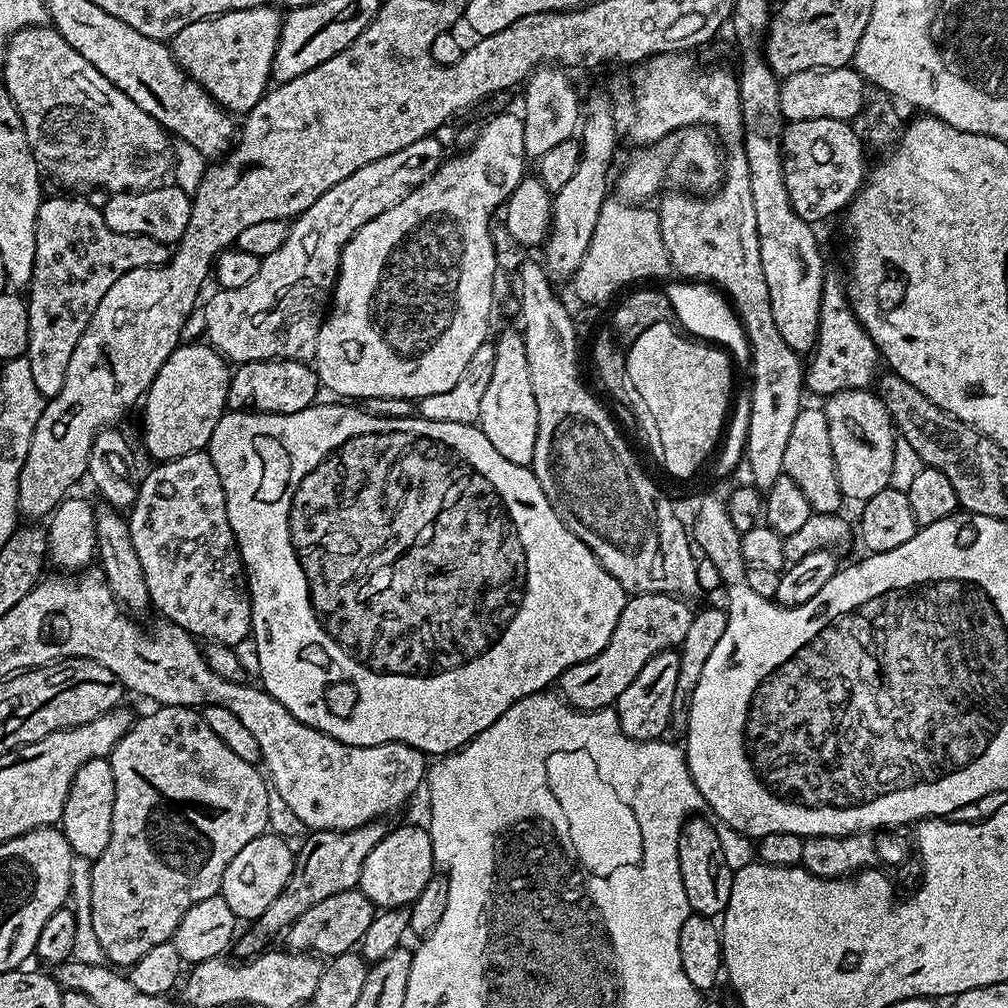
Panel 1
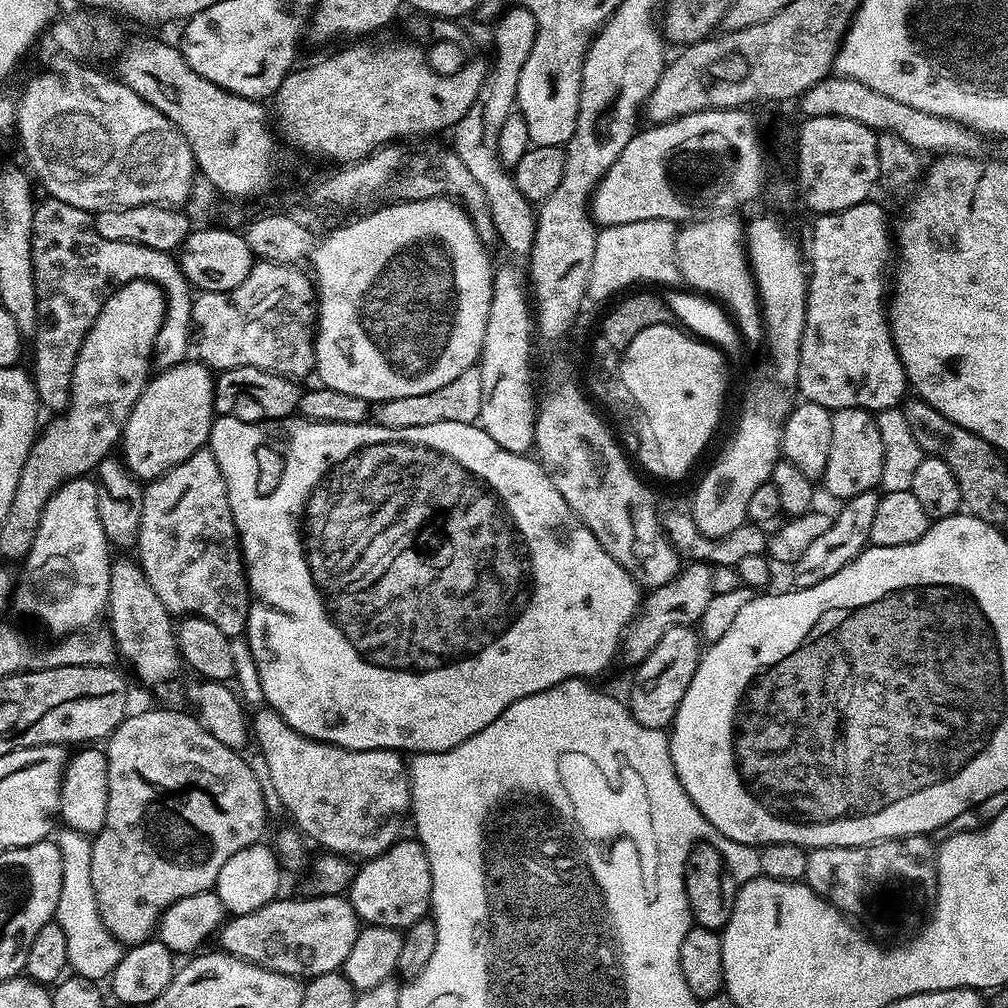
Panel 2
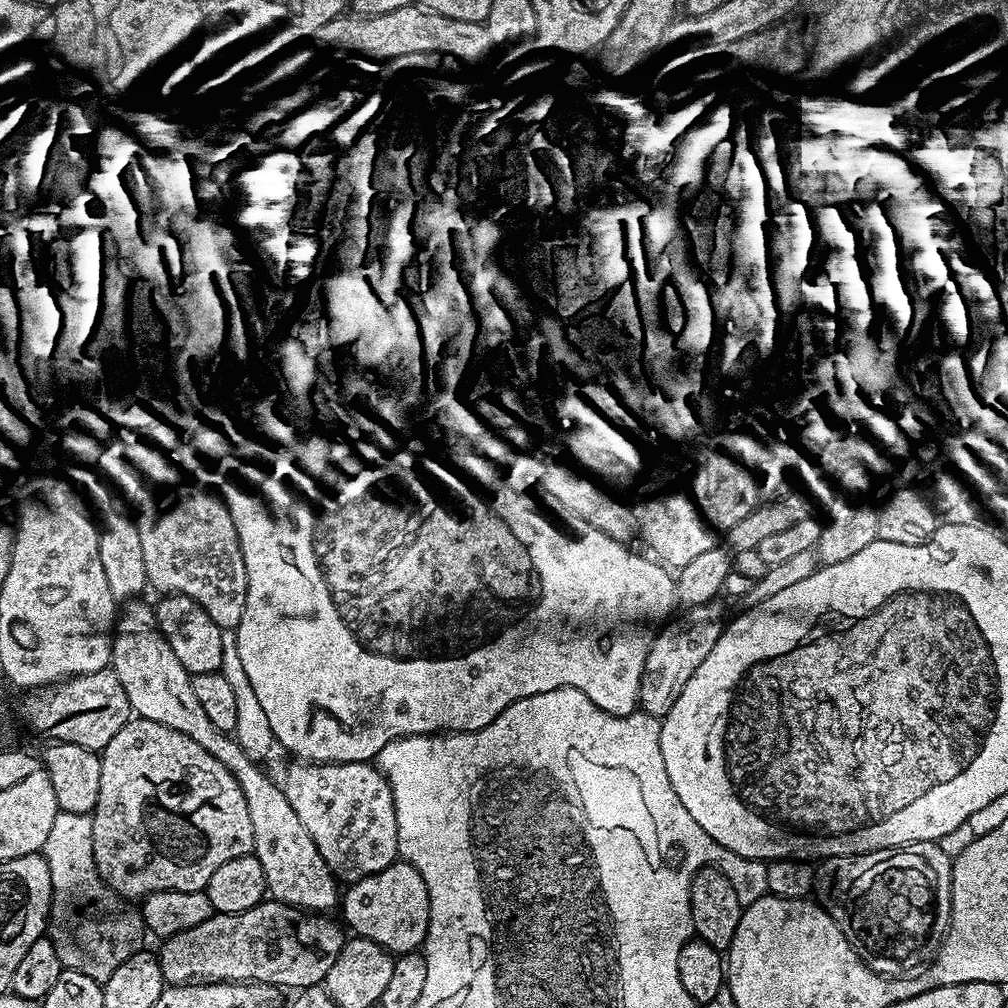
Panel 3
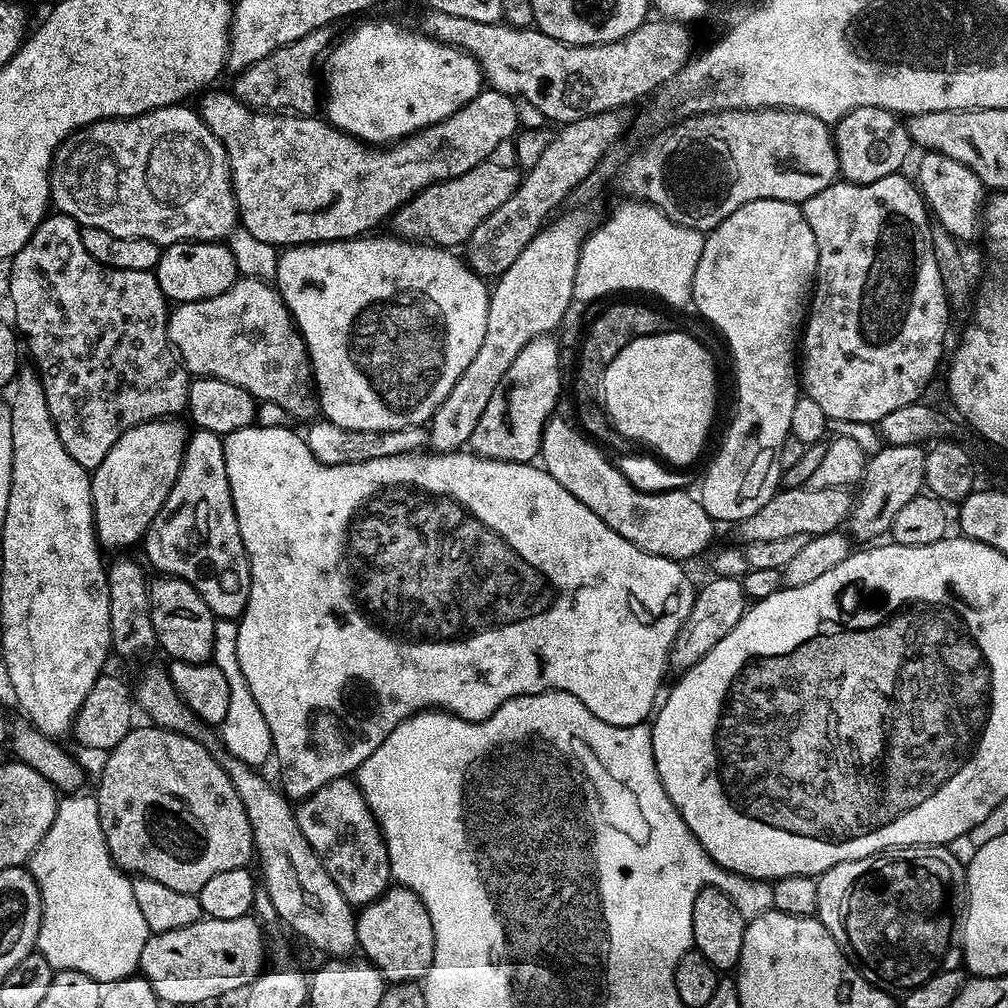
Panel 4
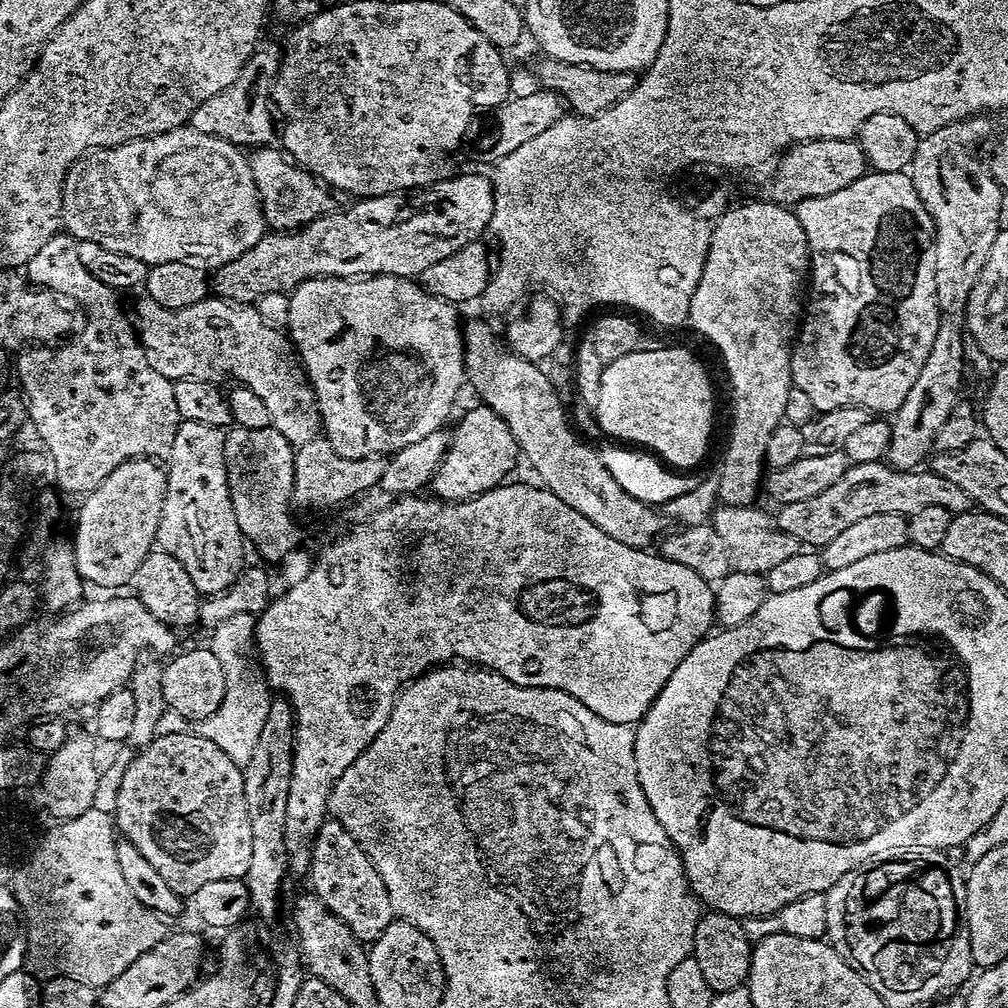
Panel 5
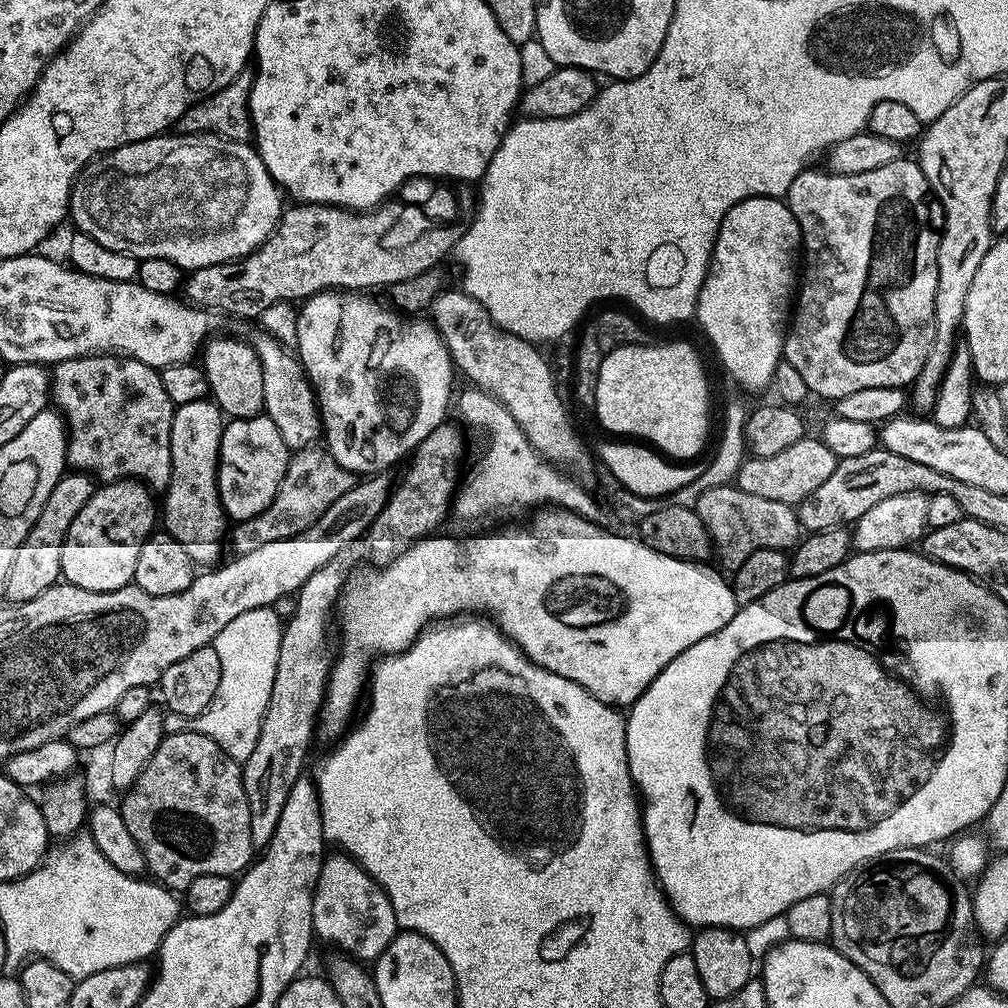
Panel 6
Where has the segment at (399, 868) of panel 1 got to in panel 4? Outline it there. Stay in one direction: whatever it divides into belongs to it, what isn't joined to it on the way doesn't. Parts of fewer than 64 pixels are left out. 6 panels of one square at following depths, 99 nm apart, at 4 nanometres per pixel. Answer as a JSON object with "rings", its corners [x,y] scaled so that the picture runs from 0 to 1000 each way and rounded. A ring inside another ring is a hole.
{"rings":[[[396,879],[386,880],[369,897],[360,898],[353,905],[353,935],[360,951],[370,956],[385,976],[420,973],[429,957],[433,938],[431,919],[419,891],[411,883]]]}

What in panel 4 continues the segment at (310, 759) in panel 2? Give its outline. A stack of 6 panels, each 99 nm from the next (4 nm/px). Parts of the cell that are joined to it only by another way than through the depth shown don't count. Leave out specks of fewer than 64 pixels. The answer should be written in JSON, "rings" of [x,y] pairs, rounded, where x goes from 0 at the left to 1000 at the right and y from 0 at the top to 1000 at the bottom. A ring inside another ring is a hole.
{"rings":[[[352,773],[332,774],[319,780],[297,795],[292,805],[300,827],[304,827],[304,835],[308,835],[319,859],[323,859],[323,867],[331,871],[331,879],[339,883],[339,891],[343,891],[346,897],[369,897],[385,884],[389,873],[385,840],[377,826],[377,816]]]}

